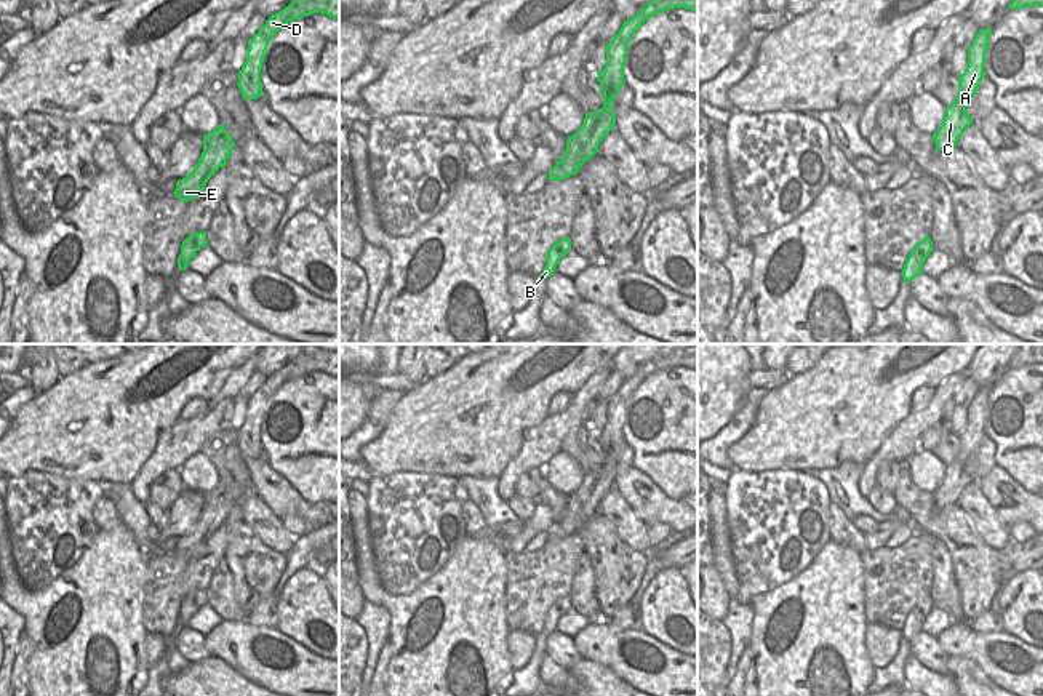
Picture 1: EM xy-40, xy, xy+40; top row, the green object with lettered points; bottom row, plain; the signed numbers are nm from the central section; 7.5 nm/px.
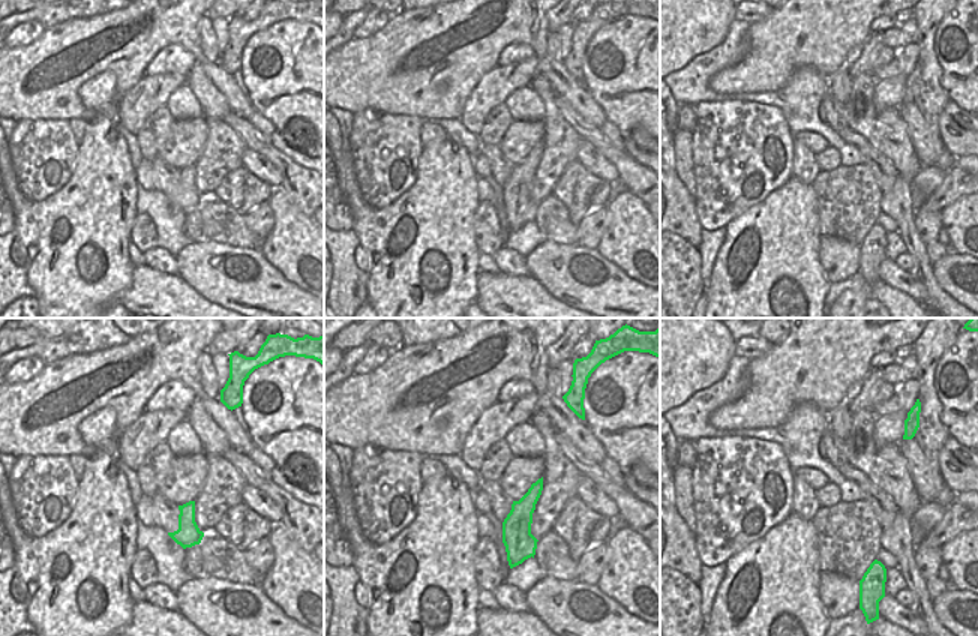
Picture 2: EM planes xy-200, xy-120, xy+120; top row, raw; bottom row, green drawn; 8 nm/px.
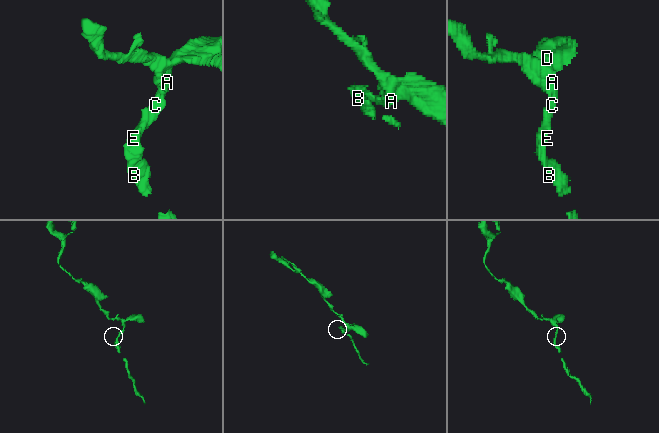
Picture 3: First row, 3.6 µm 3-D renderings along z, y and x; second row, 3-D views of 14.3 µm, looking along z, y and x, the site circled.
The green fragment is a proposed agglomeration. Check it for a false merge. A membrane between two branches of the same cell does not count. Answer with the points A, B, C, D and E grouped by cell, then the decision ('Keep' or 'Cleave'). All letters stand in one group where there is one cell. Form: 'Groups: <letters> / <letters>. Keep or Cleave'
Groups: A B C D E. Keep.

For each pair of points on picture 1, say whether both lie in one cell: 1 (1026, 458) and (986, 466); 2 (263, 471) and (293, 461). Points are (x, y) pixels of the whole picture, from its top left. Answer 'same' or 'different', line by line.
1: different
2: different

